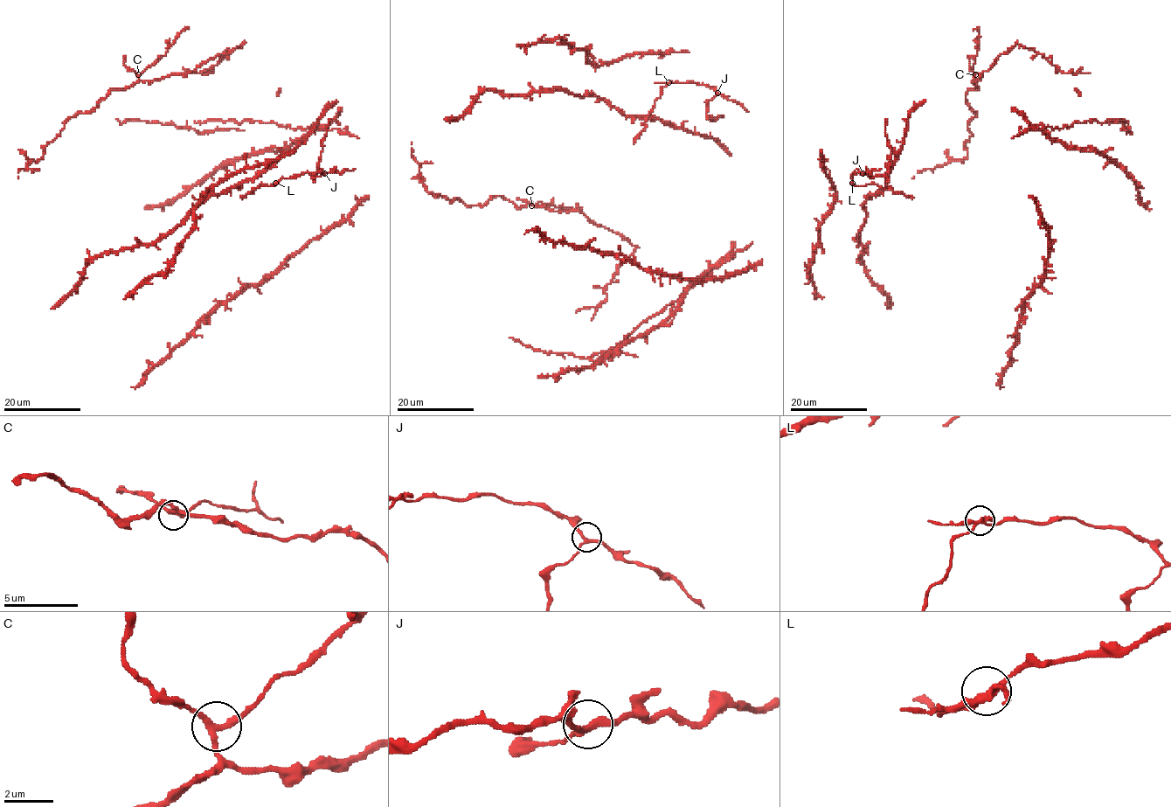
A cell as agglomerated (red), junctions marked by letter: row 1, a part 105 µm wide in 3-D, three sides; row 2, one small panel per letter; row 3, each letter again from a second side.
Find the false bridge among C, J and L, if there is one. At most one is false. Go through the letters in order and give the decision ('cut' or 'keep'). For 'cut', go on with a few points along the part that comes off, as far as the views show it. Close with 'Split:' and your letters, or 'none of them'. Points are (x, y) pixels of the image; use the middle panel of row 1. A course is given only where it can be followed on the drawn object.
C: keep
J: keep
L: cut; foreign part runs (668, 82), (661, 88), (661, 93), (647, 118), (646, 127), (634, 143)
Split: L

